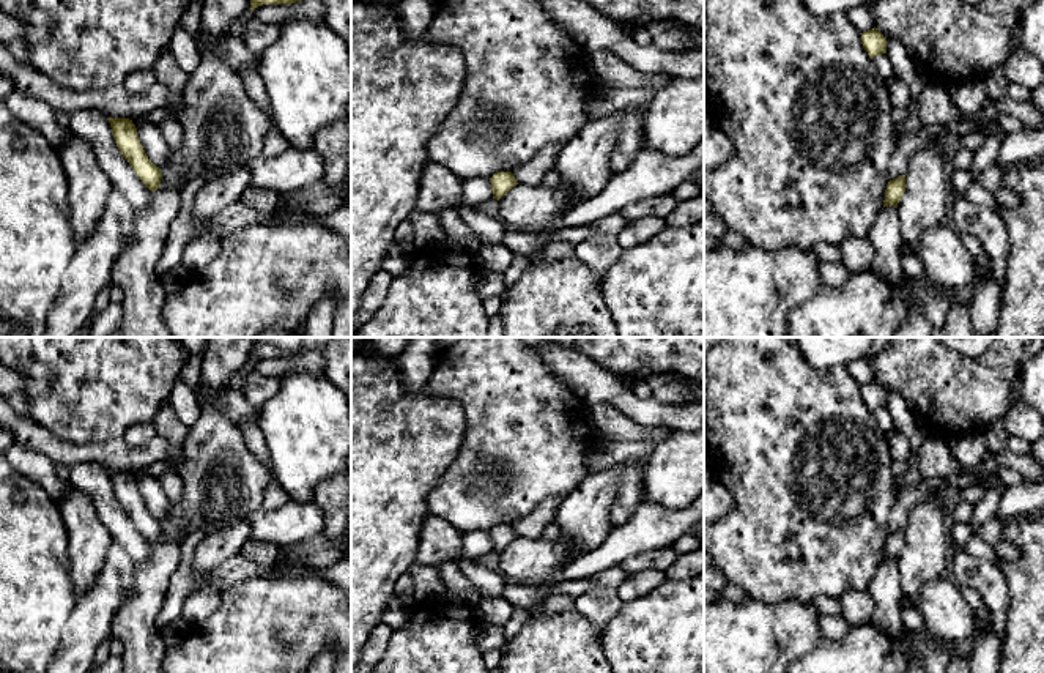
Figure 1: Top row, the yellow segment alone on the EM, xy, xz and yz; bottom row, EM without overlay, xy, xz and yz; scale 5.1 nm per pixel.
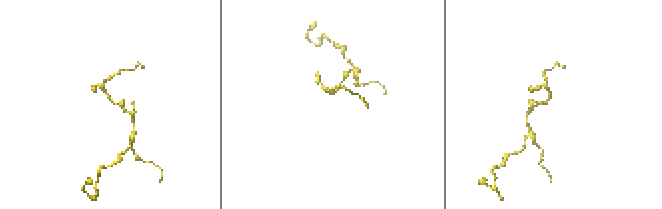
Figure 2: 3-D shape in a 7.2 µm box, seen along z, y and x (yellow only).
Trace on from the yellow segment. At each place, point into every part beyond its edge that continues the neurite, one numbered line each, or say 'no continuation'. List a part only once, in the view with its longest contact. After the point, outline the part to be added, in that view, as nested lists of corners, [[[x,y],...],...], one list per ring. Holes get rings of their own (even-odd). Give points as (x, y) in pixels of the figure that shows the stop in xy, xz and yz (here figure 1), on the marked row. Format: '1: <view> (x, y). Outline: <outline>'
no continuation

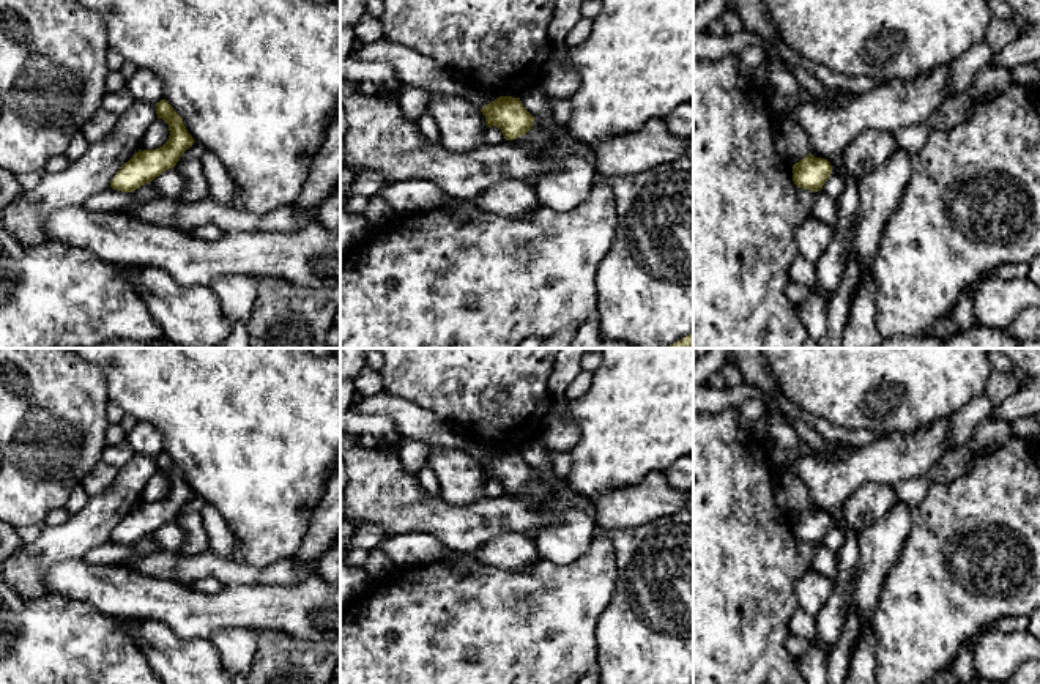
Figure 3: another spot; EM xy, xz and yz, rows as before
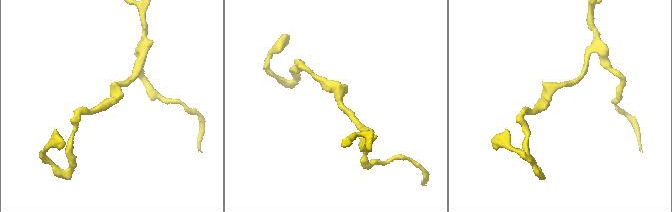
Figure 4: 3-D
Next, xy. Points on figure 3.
no continuation

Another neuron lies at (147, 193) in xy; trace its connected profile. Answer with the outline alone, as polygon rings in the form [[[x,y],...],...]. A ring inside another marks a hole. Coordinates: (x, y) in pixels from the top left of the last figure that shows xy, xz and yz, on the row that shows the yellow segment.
[[[153,181],[137,188],[132,194],[134,194],[136,203],[139,203],[139,205],[151,202],[151,200],[161,197],[161,194],[158,192]]]

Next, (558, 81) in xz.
[[[552,55],[544,65],[539,90],[552,106],[553,99],[569,99],[577,88],[577,74],[563,57]]]

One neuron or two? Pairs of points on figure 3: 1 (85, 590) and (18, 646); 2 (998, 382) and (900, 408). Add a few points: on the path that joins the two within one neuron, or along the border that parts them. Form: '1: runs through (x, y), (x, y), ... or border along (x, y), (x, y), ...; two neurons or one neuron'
1: border along (49, 593), (85, 601), (107, 615); two neurons
2: border along (993, 371), (984, 393); two neurons

